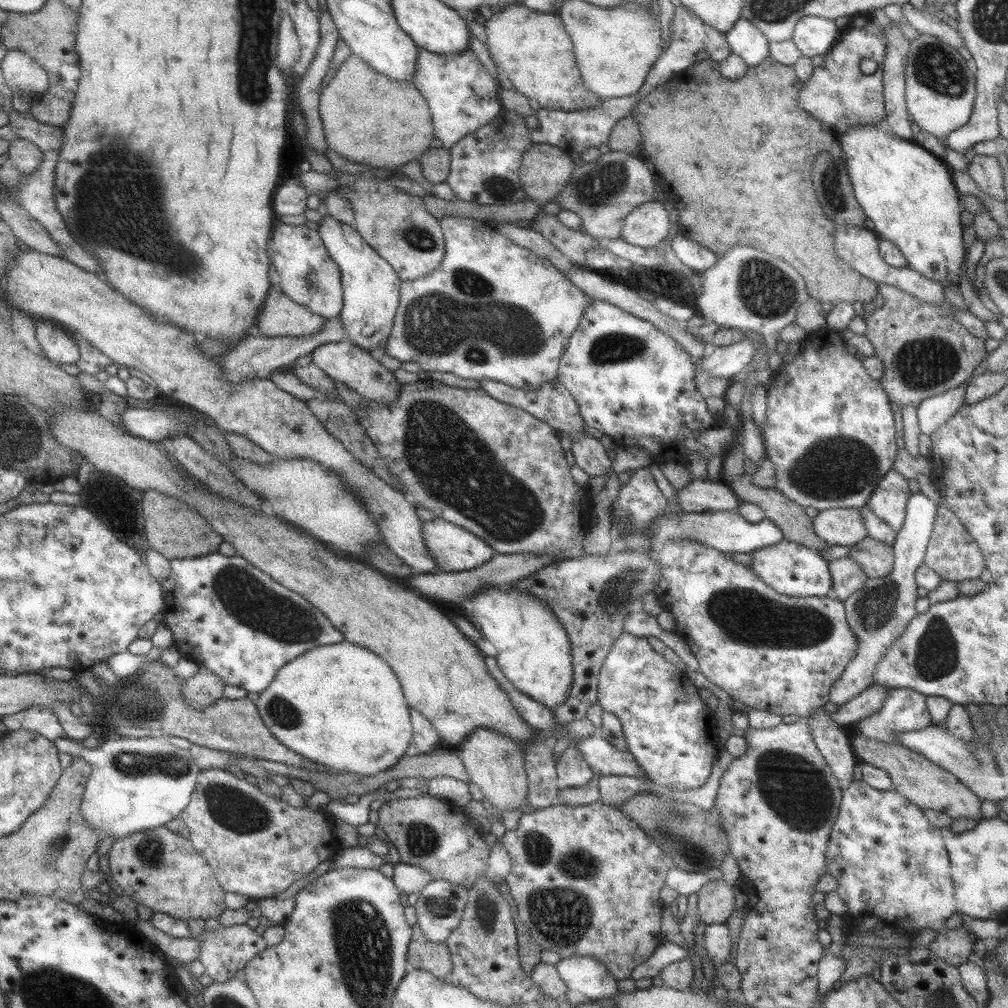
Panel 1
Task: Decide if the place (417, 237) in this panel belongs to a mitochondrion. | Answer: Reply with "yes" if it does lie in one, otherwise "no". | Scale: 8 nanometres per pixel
yes

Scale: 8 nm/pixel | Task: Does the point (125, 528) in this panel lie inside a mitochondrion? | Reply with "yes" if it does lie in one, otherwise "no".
no

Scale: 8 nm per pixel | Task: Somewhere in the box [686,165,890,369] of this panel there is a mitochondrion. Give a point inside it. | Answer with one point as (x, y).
(766, 290)

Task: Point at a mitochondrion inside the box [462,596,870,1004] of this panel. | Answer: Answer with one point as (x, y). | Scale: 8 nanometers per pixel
(560, 921)

